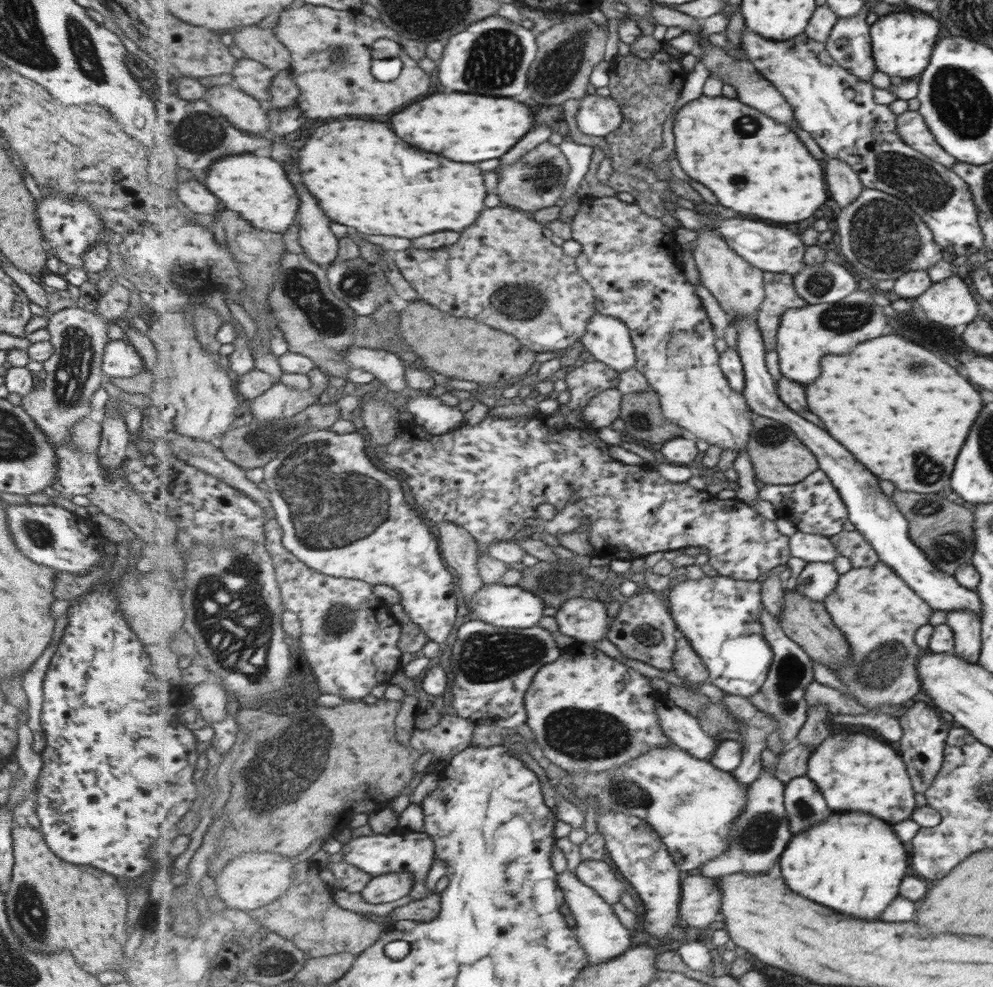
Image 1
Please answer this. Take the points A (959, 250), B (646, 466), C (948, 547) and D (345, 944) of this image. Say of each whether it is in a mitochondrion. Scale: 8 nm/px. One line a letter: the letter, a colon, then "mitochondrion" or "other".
A: other
B: other
C: mitochondrion
D: other

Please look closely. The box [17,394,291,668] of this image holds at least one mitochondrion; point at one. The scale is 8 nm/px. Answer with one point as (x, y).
(39, 533)

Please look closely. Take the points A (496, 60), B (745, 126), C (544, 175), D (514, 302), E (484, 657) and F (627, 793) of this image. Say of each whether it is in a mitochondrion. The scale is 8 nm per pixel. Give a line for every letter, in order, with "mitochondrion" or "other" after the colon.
A: mitochondrion
B: mitochondrion
C: mitochondrion
D: mitochondrion
E: mitochondrion
F: mitochondrion

